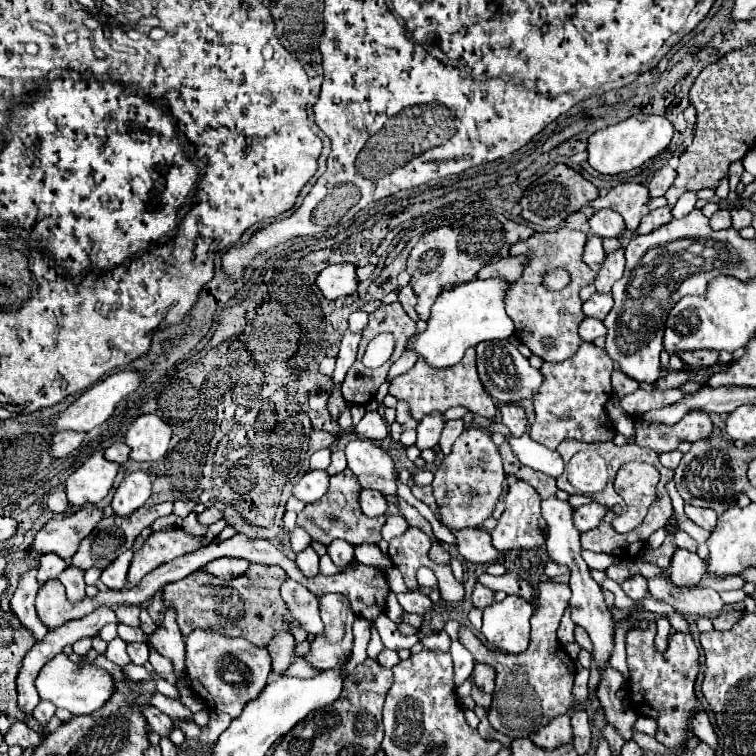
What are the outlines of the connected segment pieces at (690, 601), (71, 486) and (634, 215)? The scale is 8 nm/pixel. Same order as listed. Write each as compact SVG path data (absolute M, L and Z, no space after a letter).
M650 578L648 588L656 600L670 604L676 612L686 616L716 618L724 608L720 594L712 588L680 590L680 588L674 588L670 582L666 582L666 578Z
M96 452L66 480L68 502L74 506L98 504L112 488L120 464L108 462L102 452Z
M624 182L610 190L610 208L618 210L624 218L626 230L634 232L642 220L642 216L648 214L648 188L644 184L636 182Z

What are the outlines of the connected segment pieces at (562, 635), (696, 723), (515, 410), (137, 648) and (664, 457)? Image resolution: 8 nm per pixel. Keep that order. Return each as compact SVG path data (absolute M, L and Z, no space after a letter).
M568 607L561 619L560 627L557 630L557 638L562 645L575 641L574 629L575 624L571 619L571 609Z
M698 710L692 718L692 732L706 742L712 750L718 750L718 734L716 734L716 724L710 722L708 714L704 710Z
M506 404L500 408L500 416L502 416L502 422L508 426L508 430L512 432L514 438L520 438L526 432L524 408L520 408L516 404Z
M132 642L132 644L128 644L128 656L130 656L132 664L144 664L148 654L150 654L150 650L148 650L146 642Z
M680 450L660 454L660 462L662 462L662 466L666 466L666 468L670 468L670 470L676 470L676 466L678 466L680 458L682 458L682 452L680 452Z

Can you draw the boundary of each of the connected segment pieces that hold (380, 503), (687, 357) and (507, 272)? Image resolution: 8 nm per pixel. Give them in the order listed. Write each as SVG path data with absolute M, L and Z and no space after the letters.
M362 490L360 492L360 508L366 516L382 516L388 512L388 502L378 490Z
M694 350L694 352L678 352L682 362L690 368L702 368L712 366L718 362L718 352L714 350Z
M502 258L498 262L486 264L480 272L478 272L478 280L486 280L486 278L504 278L504 280L516 280L522 274L522 264L526 258Z

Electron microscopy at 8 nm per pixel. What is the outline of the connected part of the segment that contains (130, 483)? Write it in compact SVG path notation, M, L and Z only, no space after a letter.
M138 470L138 472L128 474L120 482L120 486L116 488L116 494L112 498L114 514L124 518L124 516L130 516L134 510L142 508L150 496L150 490L152 490L152 484L150 484L150 478L146 472Z

